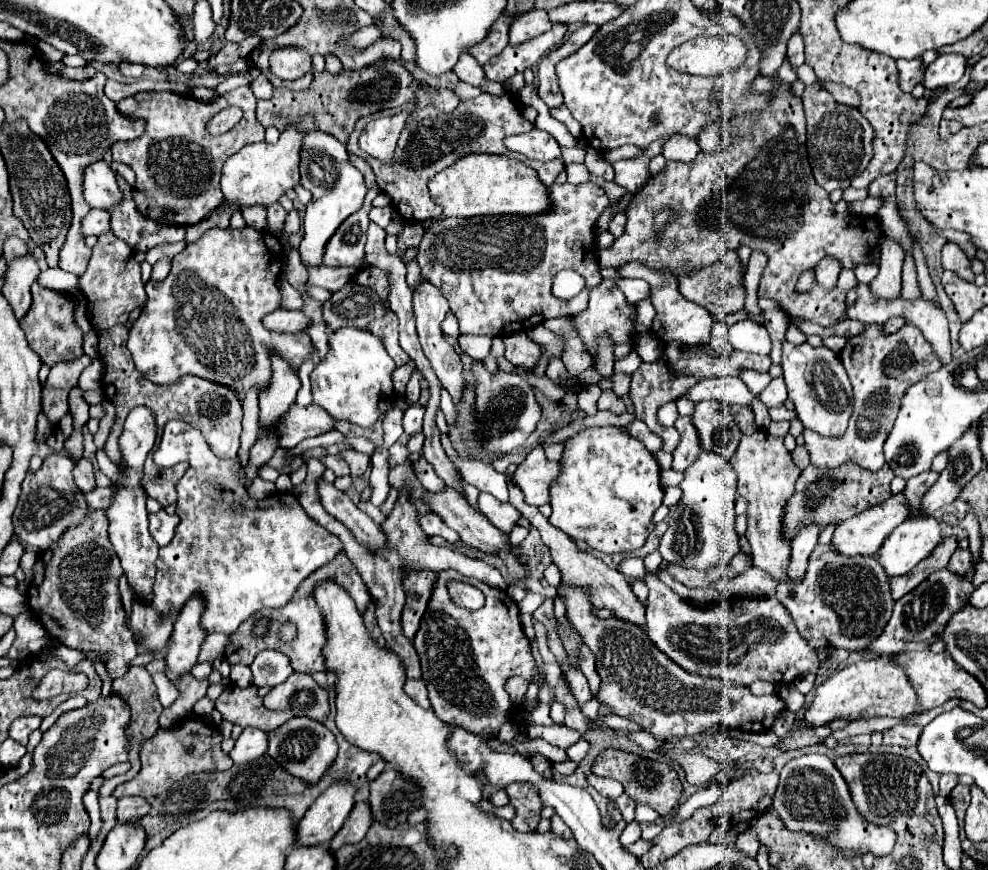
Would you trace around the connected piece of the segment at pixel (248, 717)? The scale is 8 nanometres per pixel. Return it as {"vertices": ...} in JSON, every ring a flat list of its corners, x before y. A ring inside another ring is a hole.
{"vertices":[[228,684,222,696,216,700,216,710,222,714,224,720,230,720,232,724,238,724,242,728,252,726,260,728,264,732,272,732,274,728,288,722,294,714,292,712,270,712,264,708,262,700,256,694,256,686,250,686,246,690]]}

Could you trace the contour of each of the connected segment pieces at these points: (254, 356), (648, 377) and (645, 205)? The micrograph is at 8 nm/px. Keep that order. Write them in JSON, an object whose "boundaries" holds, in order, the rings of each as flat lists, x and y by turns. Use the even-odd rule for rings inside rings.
{"boundaries":[[[210,228,200,240,188,244,172,260,172,270,168,278,146,284,148,300,140,318,134,322,128,338,128,350,132,352,136,368,150,382,174,384,180,376,198,376,222,386,232,388,238,396,246,396,248,390,266,390,270,384,270,354,278,352,292,368,300,368,312,352,308,334,286,334,272,332,262,324,262,318,276,308,280,308,282,296,278,288,278,278,282,274,282,248,278,248,278,238,266,230,258,232,254,228,244,230,222,230]],[[670,342,664,346,662,356,652,362,652,364,640,364,640,368,632,374,630,382,630,400,634,404,634,416,650,428,656,436,662,438,662,450,672,452,680,441,680,435,675,427,662,428,656,422,656,410,670,402,676,400,686,390,686,382,700,382,704,378,714,378,714,376,740,376,742,370,756,370,756,372,768,372,770,368,770,358,768,356,758,356,758,354,748,354,748,352,732,352,730,356,724,358,712,358,706,352,702,352,700,346,688,346,682,342]],[[776,84,774,94,776,96,770,100,766,110,732,120,729,131,729,134,734,134,730,137,732,144,724,146,722,152,714,156,698,154,696,160,688,164,668,162,664,172,652,176,646,186,638,190,630,200,630,206,626,210,628,224,624,234,616,238,610,248,598,250,598,264,620,268,628,262,640,262,658,272,668,270,672,276,678,278,692,270,710,266,718,262,724,252,736,250,746,244,750,250,760,250,768,256,768,264,758,284,760,298,764,296,776,300,792,322,810,320,820,326,836,324,838,318,842,318,846,312,844,292,840,292,838,288,828,290,814,282,808,292,800,294,796,290,796,282,802,272,814,270,824,256,836,258,840,266,848,270,858,264,870,264,874,252,880,250,884,240,882,224,878,216,858,216,850,212,844,200,840,200,838,204,830,202,828,192,824,188,818,188,806,156,806,122,802,102,792,96,788,84],[660,210,672,210,672,216,660,232,654,232,654,216]]]}

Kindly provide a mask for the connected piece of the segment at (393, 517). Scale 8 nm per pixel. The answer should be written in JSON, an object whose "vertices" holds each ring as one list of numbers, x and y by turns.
{"vertices":[[314,458,314,460,308,460,308,476,306,476,306,482,302,486,296,486,294,488,294,496,298,498,298,502,302,504,302,508,310,514,310,518,314,518,318,524,322,524,328,532,336,534,340,540,342,540,342,546,344,546,344,554,350,558,350,562,358,568,362,580,366,582,370,594,372,594,372,600,376,604,376,620,378,620,378,626,384,634,384,640,386,640,386,646,390,646,392,652,396,652,400,656,400,660,404,662,406,666,406,676,408,678,420,678,422,672,420,672,420,658,412,646,410,640,406,640,406,636,402,634,402,626,400,626,400,616,402,616,402,608,404,608,404,602,406,602,406,594,404,594,404,588,402,588,402,576,406,572,414,572,418,568,430,568,434,572,440,572,440,570,446,570,446,568,452,568,452,570,458,570,462,576,468,576,468,578,476,578,476,580,482,580,486,582,488,586,494,586,498,590,506,590,506,578,502,576,502,572,478,558,470,558,466,554,458,554,458,552,452,552,448,548,438,548,438,546,432,546,426,542,426,534,422,532,422,528,418,528,418,522,416,522,416,508,408,502,408,496,400,496,398,502,396,502,396,508,394,512,388,516,388,520,382,524,382,532,386,536,386,548,384,550,378,550,378,552,364,552,364,546,358,544,358,540,354,538,352,532,348,532,348,528,344,528,338,520,334,520,334,516,330,516,320,500,318,500,318,492,314,488,314,480,318,480,318,476,326,470,326,466,320,462,320,458]]}

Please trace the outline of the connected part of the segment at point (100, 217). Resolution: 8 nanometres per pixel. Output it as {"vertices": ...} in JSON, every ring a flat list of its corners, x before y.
{"vertices":[[92,208,84,220,82,220,82,234,88,236,88,234,98,234,102,230,110,228,110,216,106,210,96,210]]}

